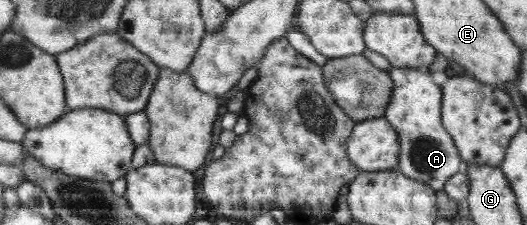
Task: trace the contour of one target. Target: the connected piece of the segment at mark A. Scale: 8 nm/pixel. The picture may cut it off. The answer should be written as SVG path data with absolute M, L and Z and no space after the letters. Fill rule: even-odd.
M392 68L388 72L394 81L394 91L385 118L399 129L403 137L403 157L397 169L407 177L422 181L436 192L446 187L446 181L457 175L464 167L453 138L441 125L441 89L431 81L427 73L417 68Z

